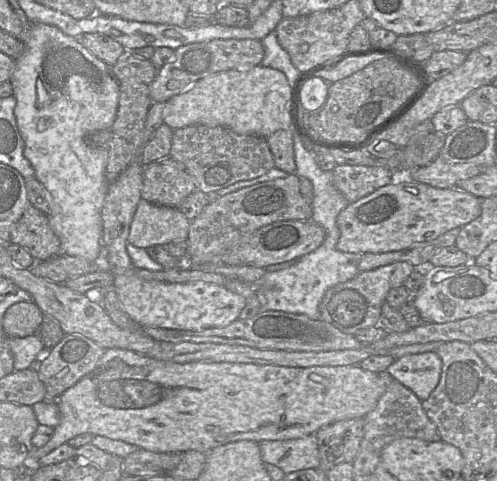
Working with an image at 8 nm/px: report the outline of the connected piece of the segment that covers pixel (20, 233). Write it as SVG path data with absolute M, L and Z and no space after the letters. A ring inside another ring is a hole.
M28 204L10 230L10 242L28 250L36 261L45 261L61 253L61 243L52 230L48 216Z

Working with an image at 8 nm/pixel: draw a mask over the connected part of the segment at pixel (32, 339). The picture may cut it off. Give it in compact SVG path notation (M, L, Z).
M29 335L23 338L7 337L13 355L15 371L35 367L48 351L39 335Z

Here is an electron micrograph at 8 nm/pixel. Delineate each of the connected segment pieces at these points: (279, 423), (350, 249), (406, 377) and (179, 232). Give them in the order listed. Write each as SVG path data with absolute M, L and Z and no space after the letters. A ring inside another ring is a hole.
M111 348L106 349L97 363L95 369L79 380L76 384L65 390L56 400L60 410L60 423L54 427L51 439L41 448L35 448L29 457L31 464L37 465L39 459L57 447L79 434L89 433L94 436L104 436L113 440L121 440L157 453L184 453L195 450L208 453L212 449L240 440L251 440L257 443L264 440L291 440L315 434L320 428L342 420L364 418L377 405L378 400L385 392L386 385L378 373L370 372L359 365L346 366L312 366L312 367L284 367L277 365L259 365L253 363L230 363L230 362L189 362L175 363L157 360L137 352Z
M398 176L394 180L373 193L349 203L337 218L340 236L337 242L338 250L346 253L384 253L405 250L417 244L430 242L456 227L462 227L478 218L481 214L479 197L456 188L435 188L428 184L415 182L409 177Z
M436 352L409 354L387 368L392 378L411 390L420 401L429 398L437 387L442 371L442 360Z
M141 199L134 214L128 242L138 248L188 239L191 221L178 209Z

